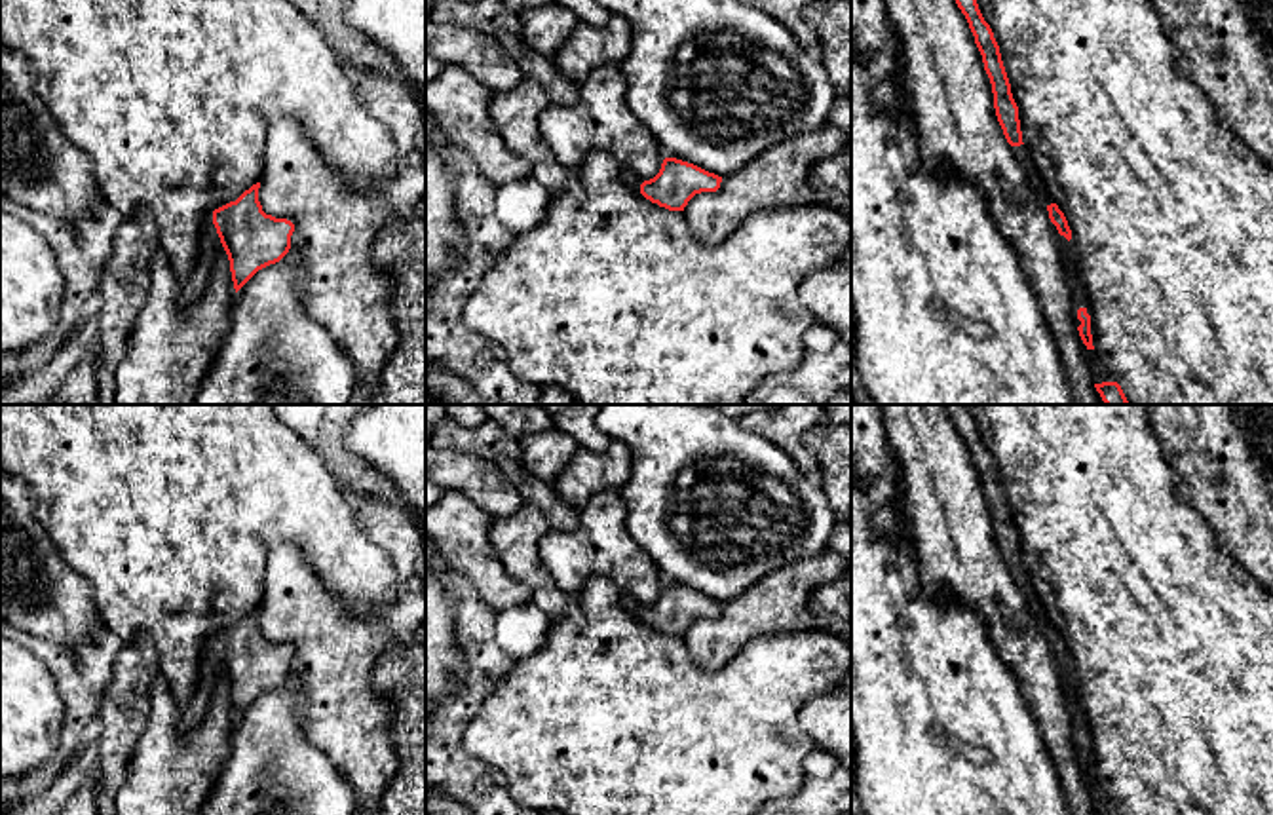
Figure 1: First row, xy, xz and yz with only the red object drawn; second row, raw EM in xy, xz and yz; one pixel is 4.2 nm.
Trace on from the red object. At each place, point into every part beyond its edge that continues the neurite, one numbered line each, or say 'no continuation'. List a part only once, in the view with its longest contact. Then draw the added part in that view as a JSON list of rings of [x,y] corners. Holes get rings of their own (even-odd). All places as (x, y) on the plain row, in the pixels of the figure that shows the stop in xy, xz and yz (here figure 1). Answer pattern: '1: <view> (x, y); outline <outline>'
1: yz (1066, 675); outline [[[1051,648],[1051,652],[1056,661],[1056,673],[1058,673],[1060,686],[1064,690],[1066,699],[1070,701],[1072,739],[1079,752],[1081,747],[1077,745],[1077,735],[1085,733],[1089,741],[1091,741],[1091,735],[1089,735],[1089,728],[1085,724],[1085,714],[1081,711],[1081,703],[1079,703],[1079,695],[1077,695],[1077,676],[1074,671],[1074,663],[1068,667],[1064,661],[1058,659],[1058,655],[1053,648]]]

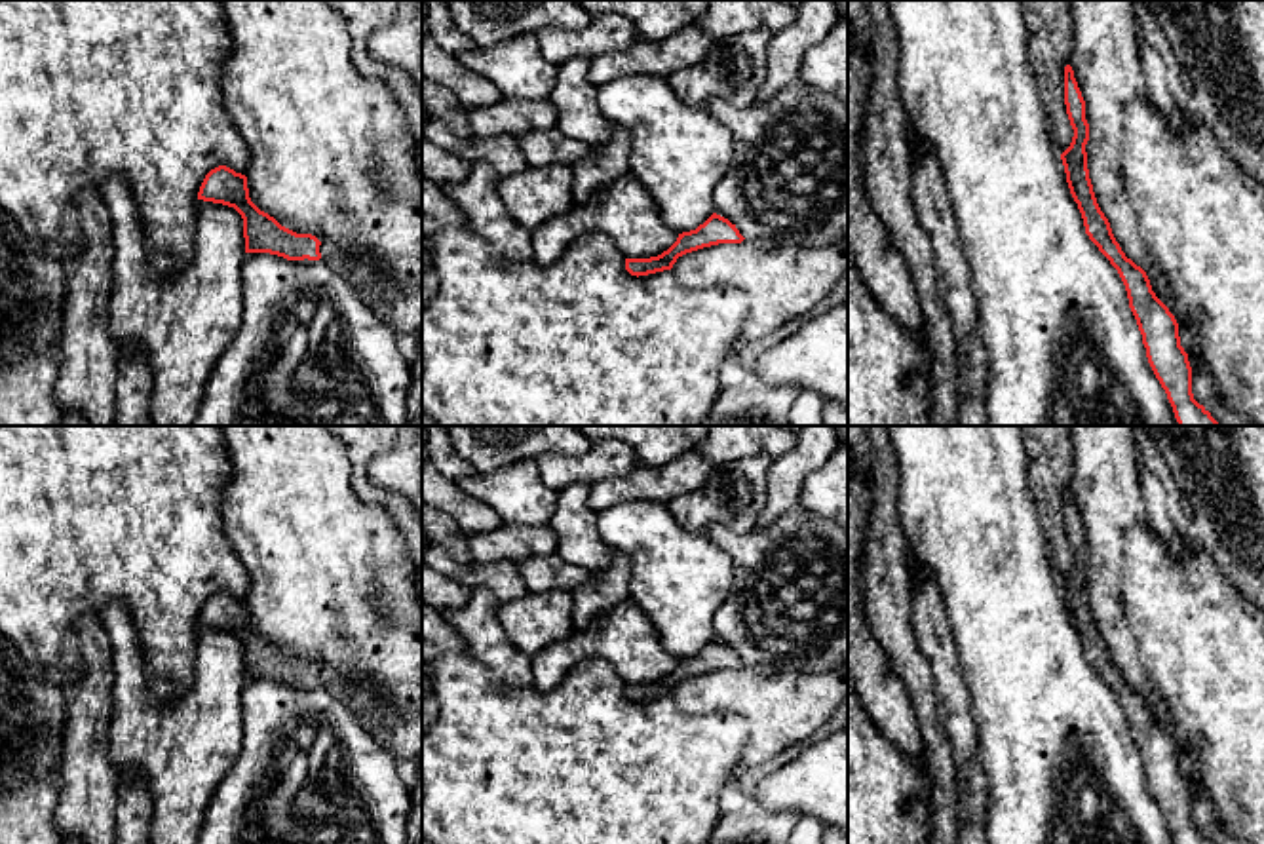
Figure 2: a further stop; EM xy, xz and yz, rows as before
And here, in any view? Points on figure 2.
no continuation

